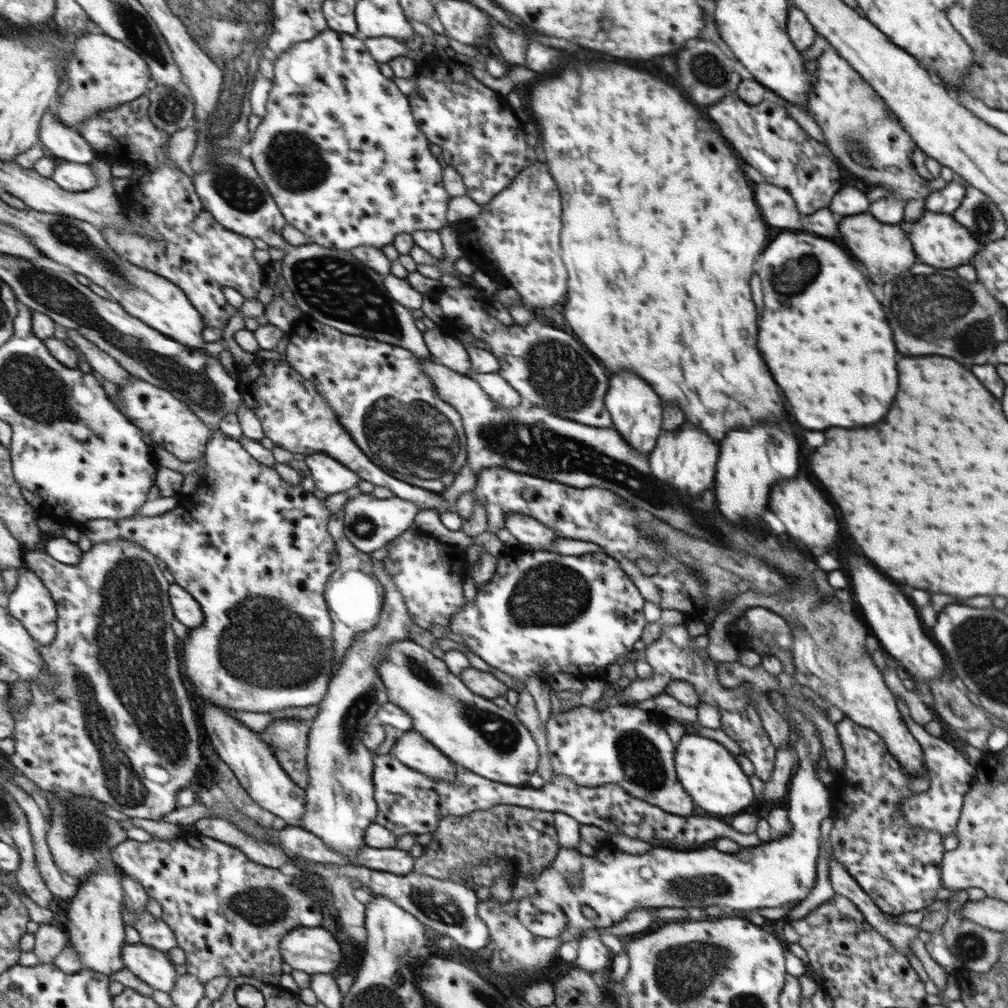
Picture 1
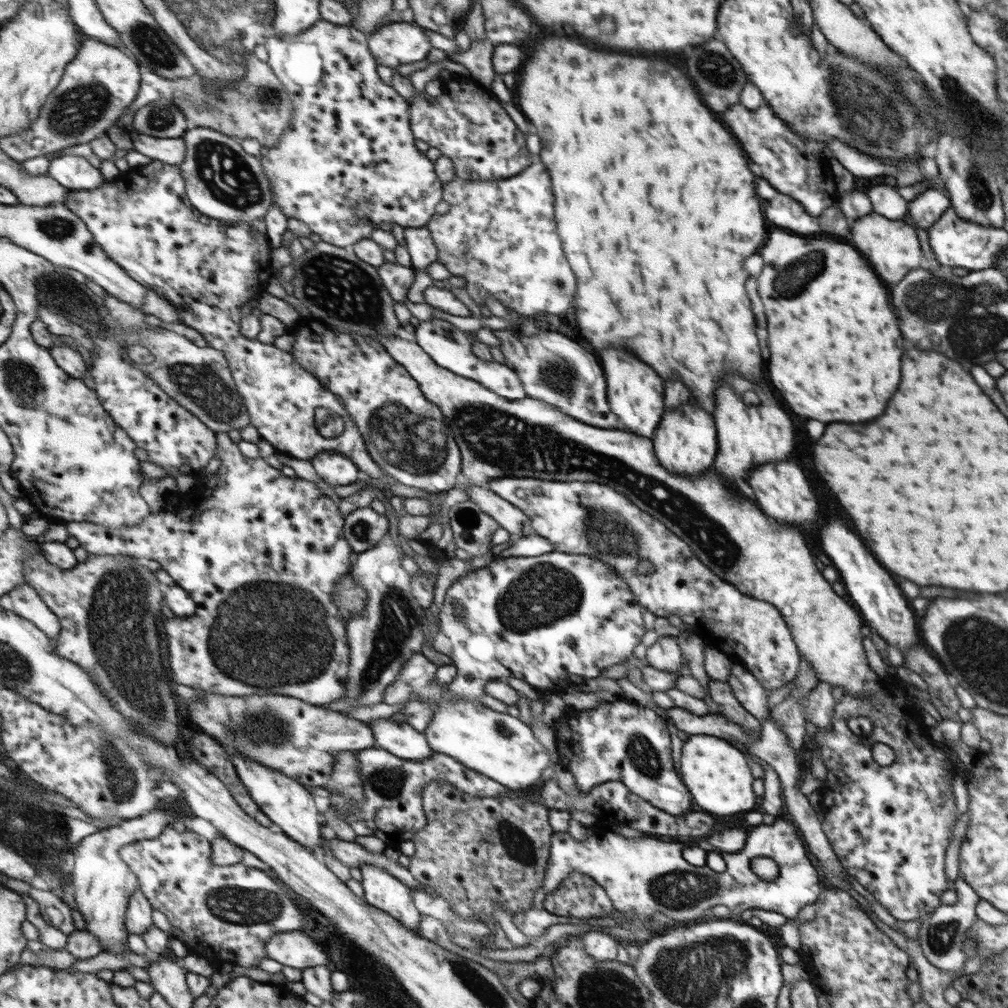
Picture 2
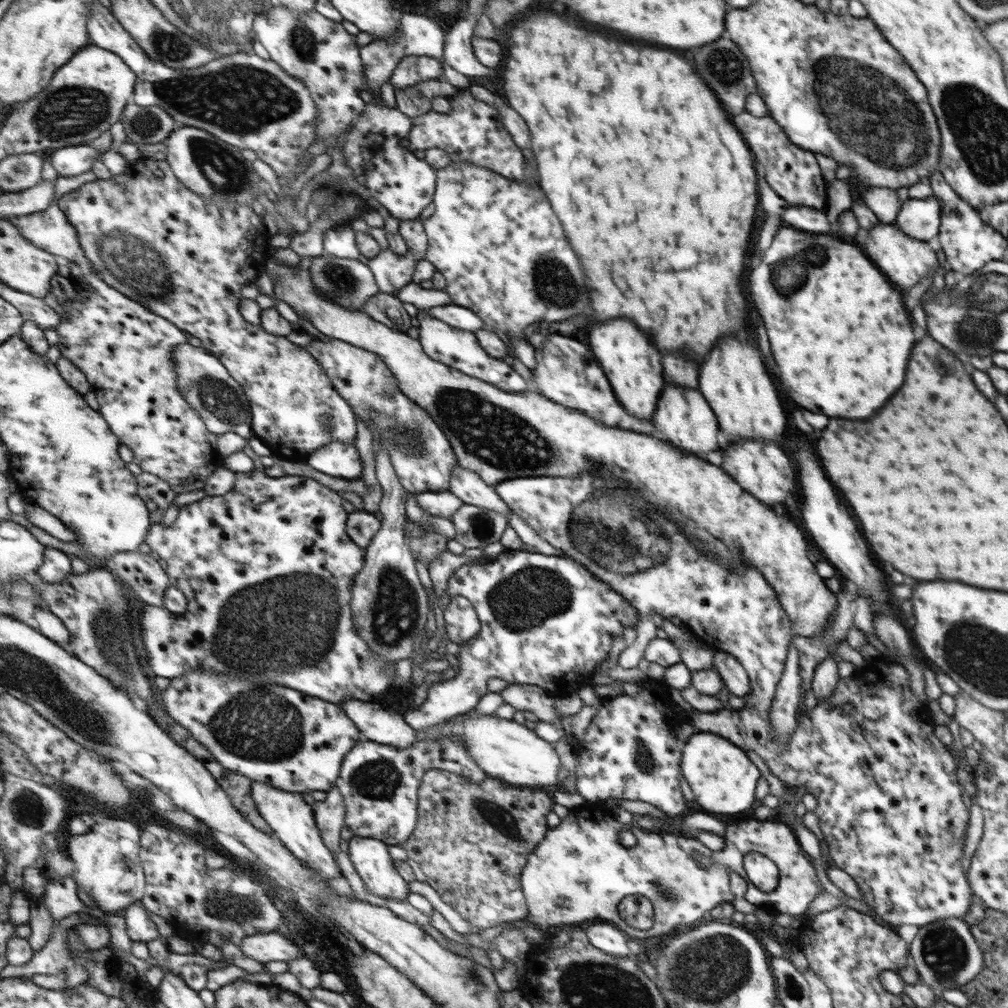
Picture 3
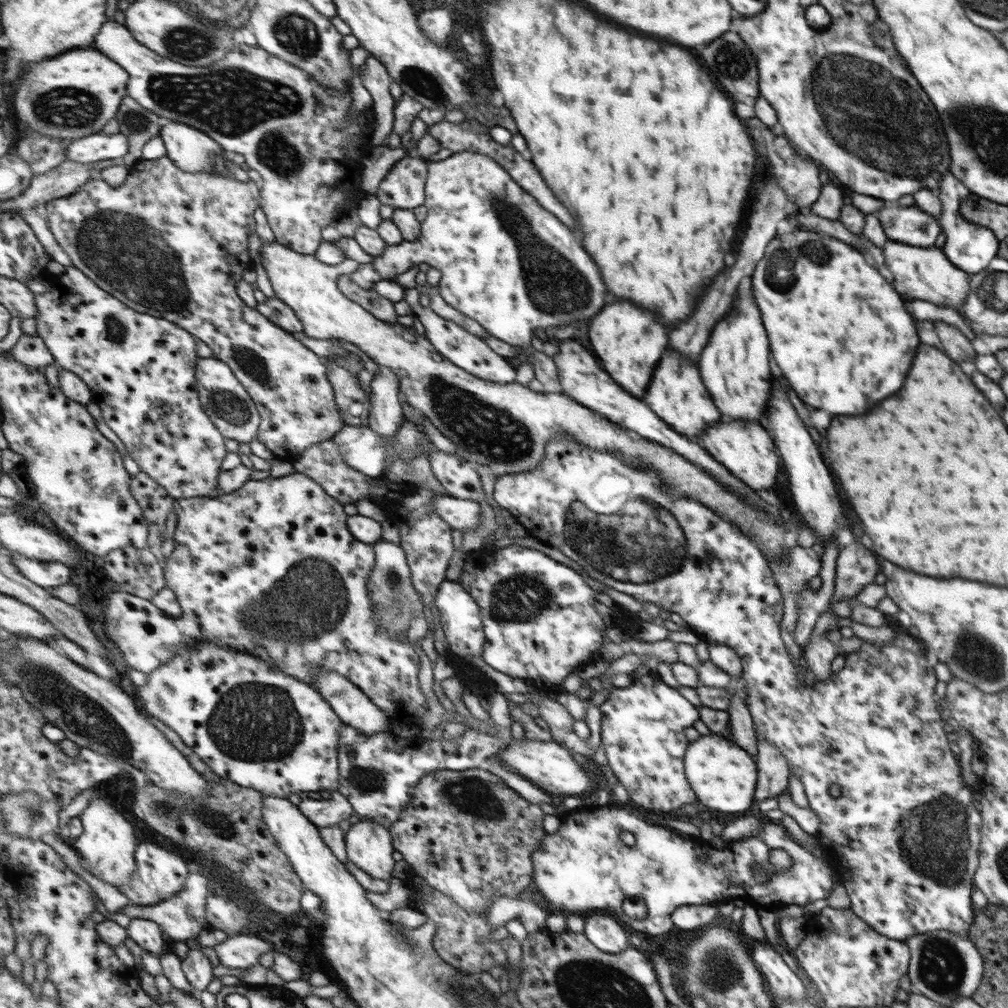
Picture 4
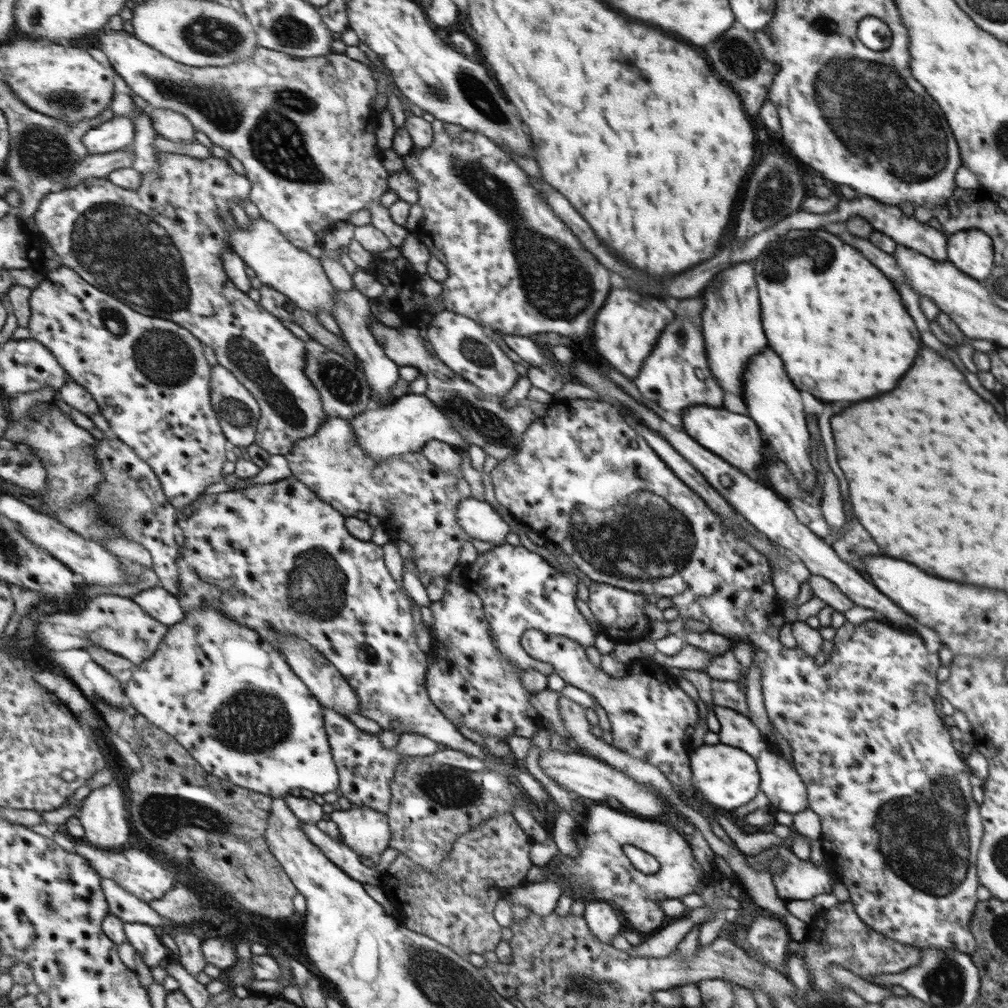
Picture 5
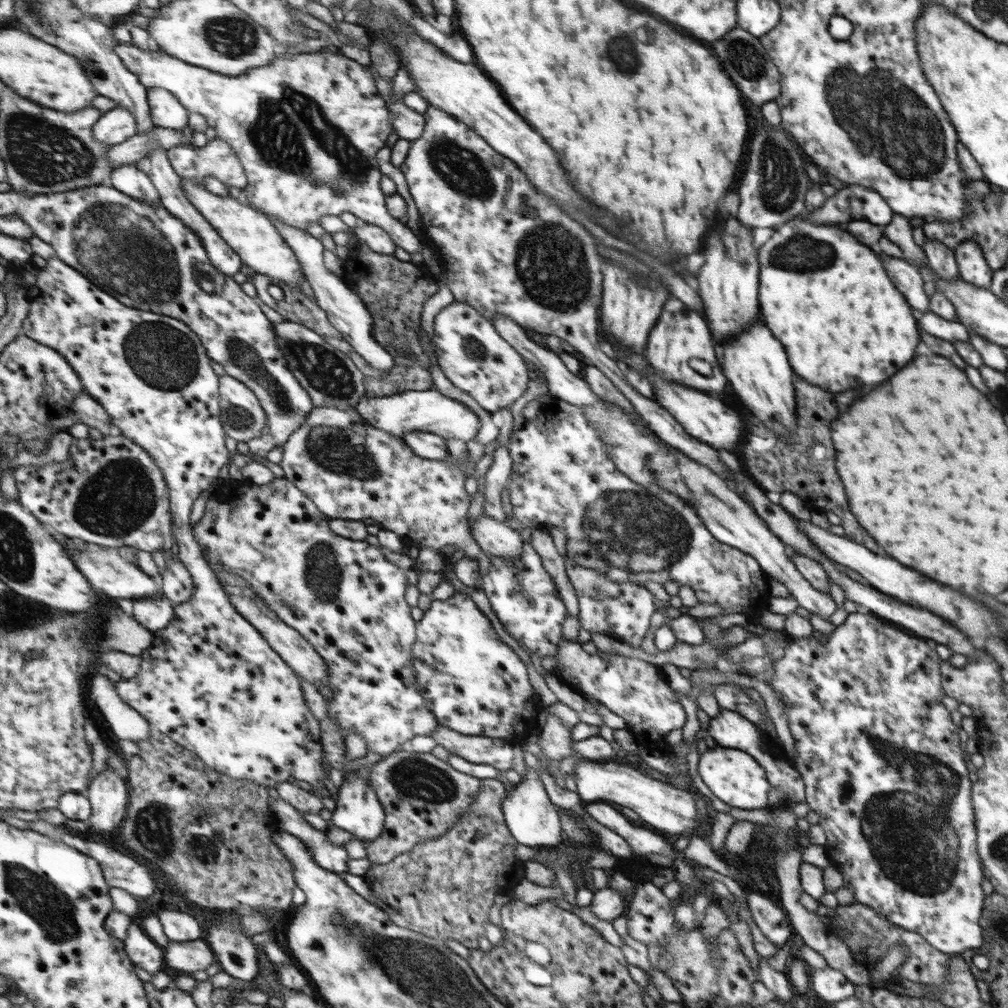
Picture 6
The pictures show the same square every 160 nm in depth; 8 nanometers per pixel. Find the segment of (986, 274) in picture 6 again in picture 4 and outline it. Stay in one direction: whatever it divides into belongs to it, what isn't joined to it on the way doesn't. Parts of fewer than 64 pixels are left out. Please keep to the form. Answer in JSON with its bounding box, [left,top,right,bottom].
[937,172,999,276]

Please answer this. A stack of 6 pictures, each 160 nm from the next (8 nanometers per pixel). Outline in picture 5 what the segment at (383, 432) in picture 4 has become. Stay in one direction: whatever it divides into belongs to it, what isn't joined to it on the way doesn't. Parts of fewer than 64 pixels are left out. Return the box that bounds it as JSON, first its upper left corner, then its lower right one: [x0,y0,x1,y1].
[334,288,399,403]

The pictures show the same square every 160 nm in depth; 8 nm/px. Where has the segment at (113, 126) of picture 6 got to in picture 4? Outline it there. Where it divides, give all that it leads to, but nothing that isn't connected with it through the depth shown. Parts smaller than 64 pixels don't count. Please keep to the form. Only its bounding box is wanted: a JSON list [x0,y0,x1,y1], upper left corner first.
[68,132,130,164]

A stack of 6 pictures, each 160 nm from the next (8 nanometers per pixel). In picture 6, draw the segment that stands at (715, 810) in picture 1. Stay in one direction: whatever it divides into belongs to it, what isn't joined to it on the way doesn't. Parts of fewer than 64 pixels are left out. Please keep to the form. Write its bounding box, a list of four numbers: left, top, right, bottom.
[697,745,768,810]

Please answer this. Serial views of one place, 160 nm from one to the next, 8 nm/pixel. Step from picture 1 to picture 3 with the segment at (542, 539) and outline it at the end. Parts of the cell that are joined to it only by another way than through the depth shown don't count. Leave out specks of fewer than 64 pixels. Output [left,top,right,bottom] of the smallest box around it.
[450,465,512,512]

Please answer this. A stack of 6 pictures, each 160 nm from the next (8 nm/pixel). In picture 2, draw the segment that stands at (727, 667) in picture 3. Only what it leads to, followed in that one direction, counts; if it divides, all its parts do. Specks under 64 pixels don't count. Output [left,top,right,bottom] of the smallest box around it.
[726,661,769,721]

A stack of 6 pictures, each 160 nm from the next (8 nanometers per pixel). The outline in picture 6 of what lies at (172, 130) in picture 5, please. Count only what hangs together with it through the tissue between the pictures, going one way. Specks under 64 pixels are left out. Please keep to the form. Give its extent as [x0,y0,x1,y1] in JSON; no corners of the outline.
[148,88,190,130]

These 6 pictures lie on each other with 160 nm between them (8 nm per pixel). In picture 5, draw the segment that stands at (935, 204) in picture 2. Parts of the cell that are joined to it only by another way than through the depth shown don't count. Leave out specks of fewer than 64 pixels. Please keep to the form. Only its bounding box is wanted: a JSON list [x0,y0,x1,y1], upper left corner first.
[837,195,947,262]

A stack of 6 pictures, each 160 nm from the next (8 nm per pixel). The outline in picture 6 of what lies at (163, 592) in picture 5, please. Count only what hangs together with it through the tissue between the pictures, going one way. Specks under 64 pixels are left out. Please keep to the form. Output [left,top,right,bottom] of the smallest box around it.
[133,593,176,632]

